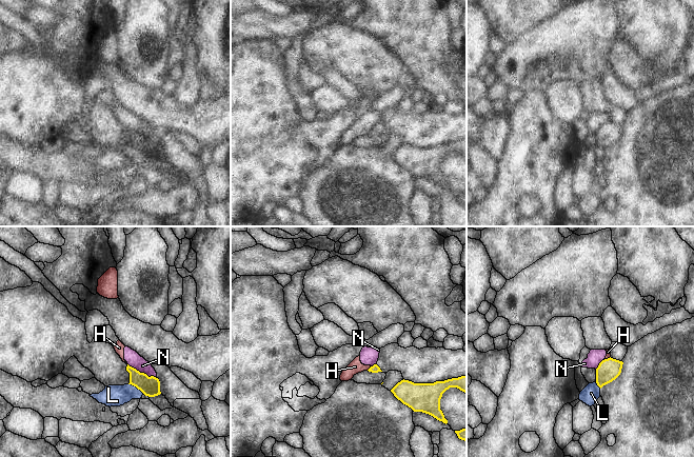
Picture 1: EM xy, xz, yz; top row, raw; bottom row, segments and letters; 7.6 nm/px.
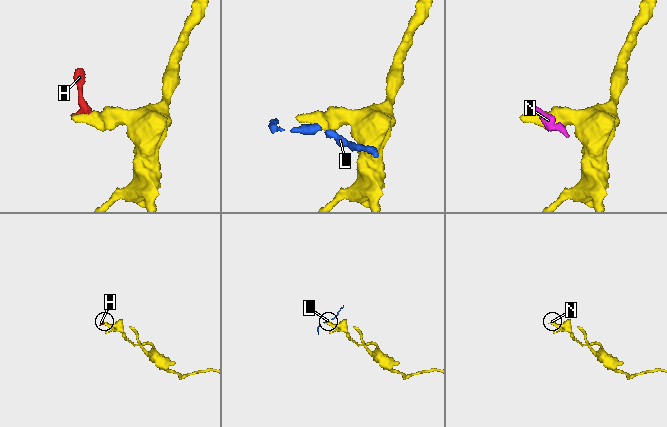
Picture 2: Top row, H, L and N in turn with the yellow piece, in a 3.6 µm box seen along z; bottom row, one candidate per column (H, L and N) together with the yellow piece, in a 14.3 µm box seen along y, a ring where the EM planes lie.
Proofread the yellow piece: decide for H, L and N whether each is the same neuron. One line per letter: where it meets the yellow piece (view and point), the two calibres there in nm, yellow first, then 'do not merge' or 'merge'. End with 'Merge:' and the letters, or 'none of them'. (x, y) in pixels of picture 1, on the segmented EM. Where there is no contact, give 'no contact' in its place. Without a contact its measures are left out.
H: xz (370, 368) | 60/100 nm | do not merge
L: xy (136, 386) | 150/160 nm | do not merge
N: xy (142, 373) | 150/110 nm | do not merge
Merge: none of them

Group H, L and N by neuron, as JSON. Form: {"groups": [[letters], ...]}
{"groups": [["H", "N"], ["L"]]}

